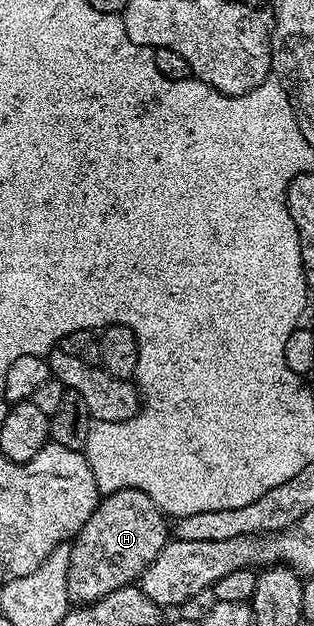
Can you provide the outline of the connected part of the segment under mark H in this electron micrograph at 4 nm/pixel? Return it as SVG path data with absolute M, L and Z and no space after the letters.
M125 489L124 491L116 491L115 493L107 493L98 502L98 509L88 519L88 523L84 523L84 527L73 544L70 545L70 562L68 563L68 595L71 602L78 605L89 605L92 601L104 599L104 595L112 595L112 591L120 591L120 587L135 584L141 578L143 571L152 564L156 559L156 555L165 547L168 540L168 525L166 529L167 514L159 509L156 503L152 503L152 499L144 491L136 491L135 489Z

